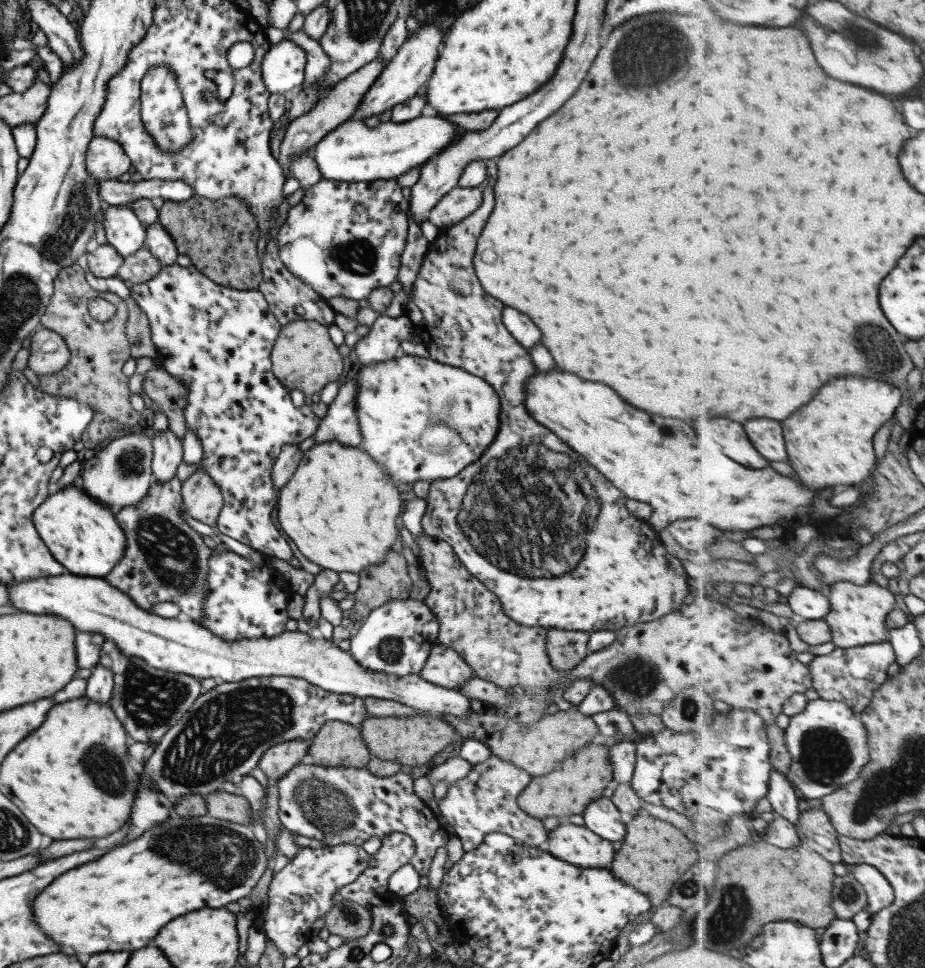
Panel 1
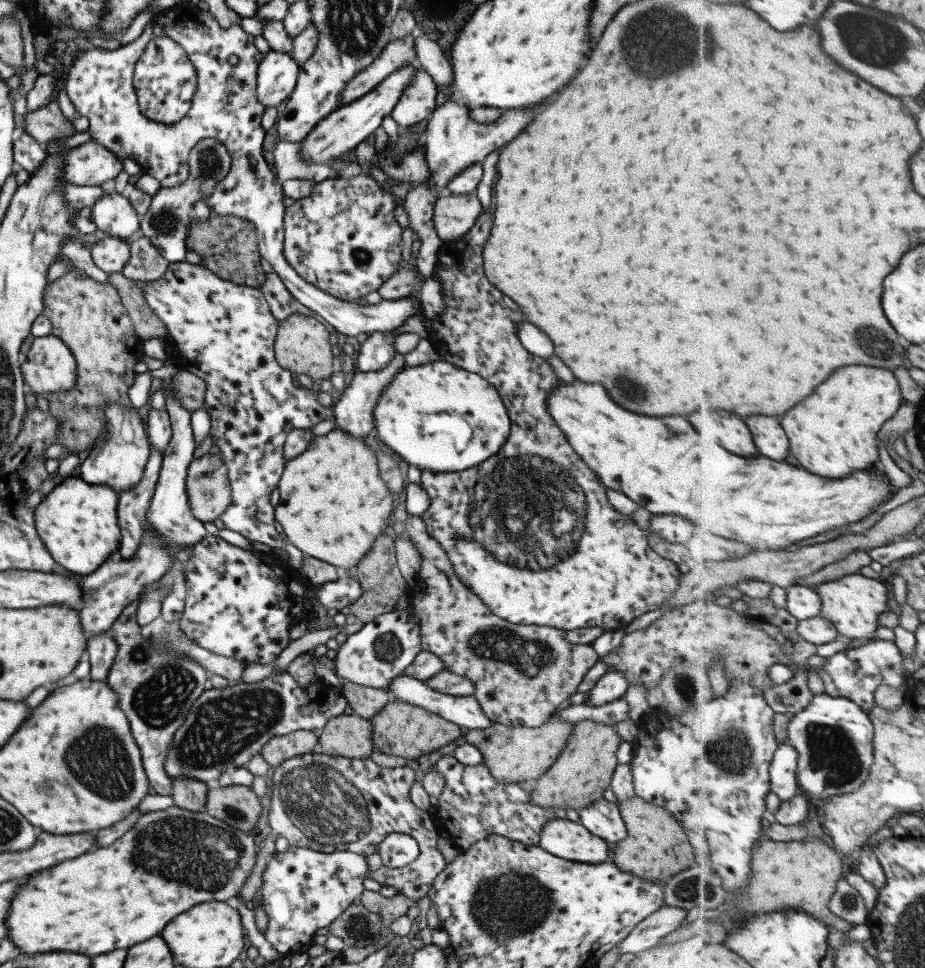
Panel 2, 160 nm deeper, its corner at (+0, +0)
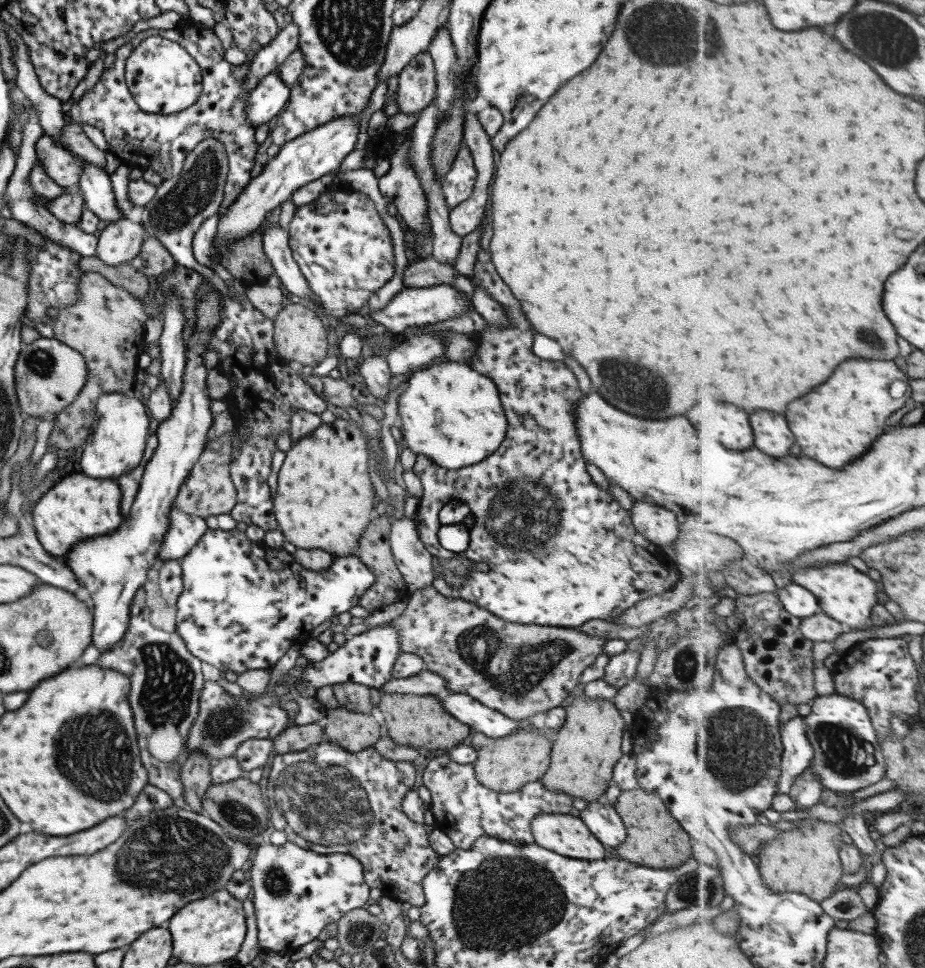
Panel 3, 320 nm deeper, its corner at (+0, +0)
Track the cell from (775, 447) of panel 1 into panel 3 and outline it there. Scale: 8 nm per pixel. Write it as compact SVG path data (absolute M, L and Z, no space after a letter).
M759 410L751 416L751 424L755 434L754 446L775 458L789 454L791 446L795 444L795 434L791 432L783 414Z

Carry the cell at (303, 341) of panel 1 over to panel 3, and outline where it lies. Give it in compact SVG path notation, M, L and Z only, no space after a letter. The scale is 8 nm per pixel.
M285 302L272 320L272 341L277 355L285 362L293 362L299 367L316 367L327 355L326 330L313 311L297 303Z

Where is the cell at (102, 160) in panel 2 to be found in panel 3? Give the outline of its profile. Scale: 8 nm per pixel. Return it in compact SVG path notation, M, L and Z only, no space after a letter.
M43 134L35 142L34 152L46 176L57 186L68 189L78 183L82 164L87 163L69 150L59 149L49 137Z

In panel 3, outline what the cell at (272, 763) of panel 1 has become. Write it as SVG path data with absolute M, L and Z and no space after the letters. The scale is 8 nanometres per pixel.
M317 723L287 726L277 736L271 738L271 755L311 748L323 742L323 736L322 727Z

